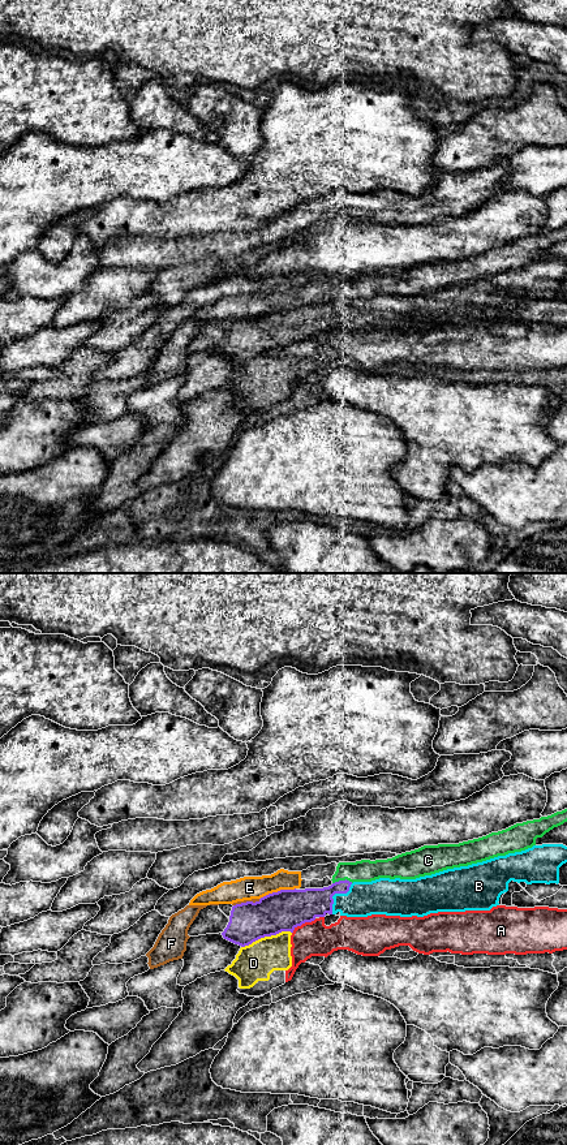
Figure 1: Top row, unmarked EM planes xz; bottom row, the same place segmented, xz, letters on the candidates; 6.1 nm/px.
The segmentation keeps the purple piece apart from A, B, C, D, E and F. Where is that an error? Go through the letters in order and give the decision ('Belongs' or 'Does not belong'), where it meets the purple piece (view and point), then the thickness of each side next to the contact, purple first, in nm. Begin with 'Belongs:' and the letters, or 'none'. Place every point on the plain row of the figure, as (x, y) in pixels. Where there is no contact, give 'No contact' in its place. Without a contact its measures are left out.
Belongs: B
A: Does not belong. Touches purple at xz (303, 339). Thickness 260 nm (purple) against 220 nm
B: Belongs. Touches purple at xz (335, 309). Thickness 220 nm (purple) against 220 nm
C: Does not belong. Touches purple at xz (342, 297). Thickness 190 nm (purple) against 140 nm
D: Does not belong. Touches purple at xz (266, 352). Thickness 260 nm (purple) against 240 nm
E: Does not belong. Touches purple at xz (278, 308). Thickness 260 nm (purple) against 140 nm
F: Does not belong. Touches purple at xz (247, 318). Thickness 260 nm (purple) against 20 nm

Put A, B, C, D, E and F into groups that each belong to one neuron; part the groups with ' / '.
A D / B / C E / F

